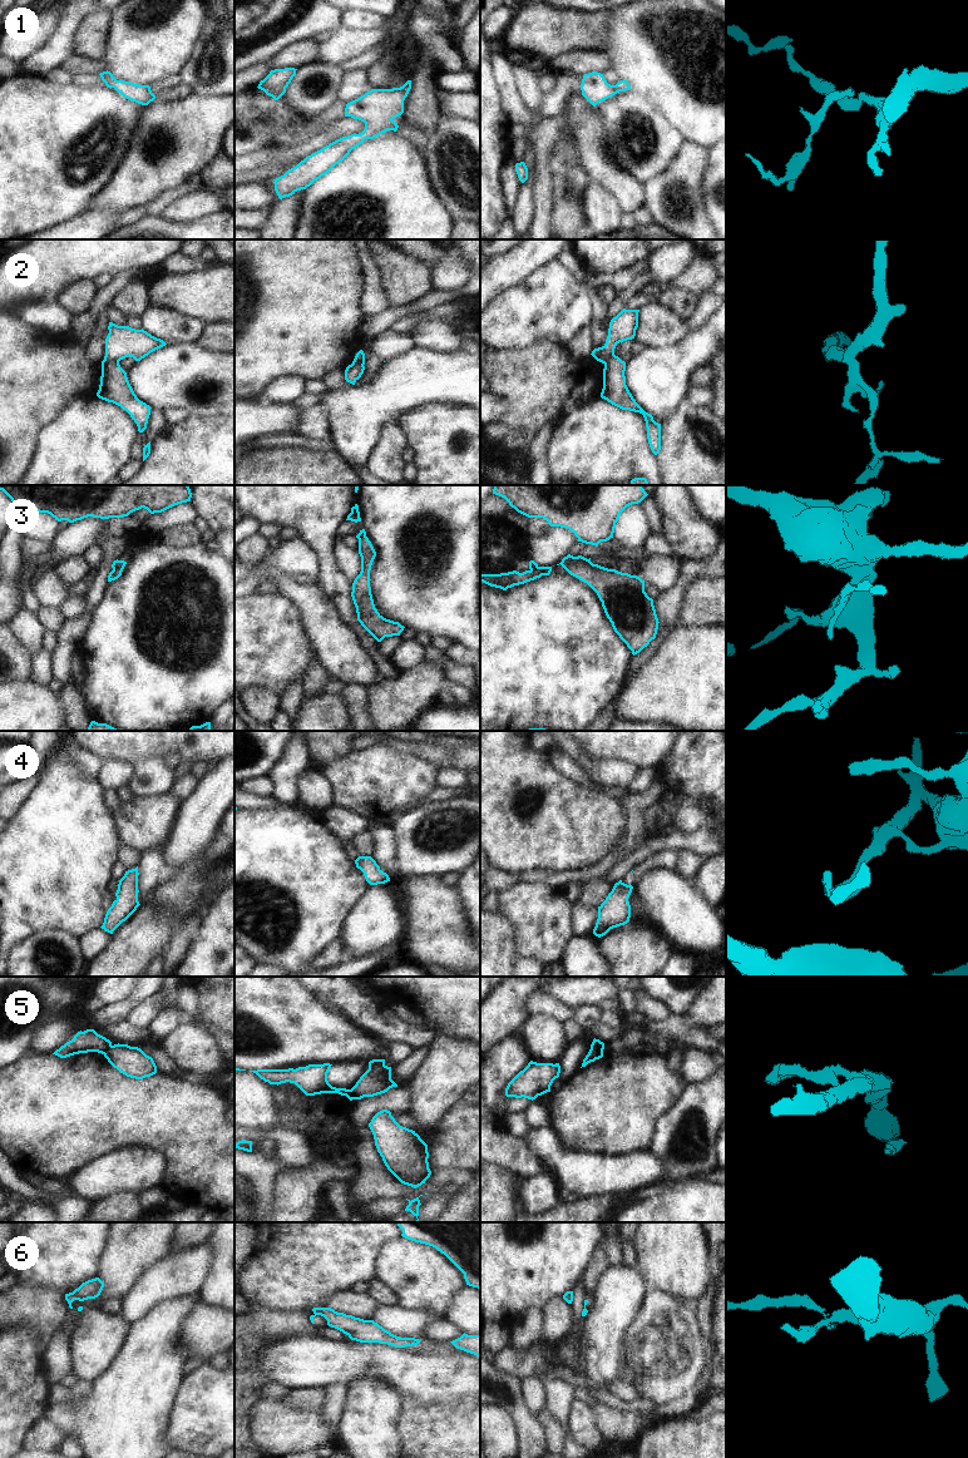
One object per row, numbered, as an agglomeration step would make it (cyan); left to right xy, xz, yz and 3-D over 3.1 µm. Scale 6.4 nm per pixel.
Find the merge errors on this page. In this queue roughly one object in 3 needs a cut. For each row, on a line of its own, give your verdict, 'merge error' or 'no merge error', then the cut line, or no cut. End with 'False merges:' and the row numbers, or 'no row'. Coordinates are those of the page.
1: no merge error; cut none
2: merge error; cut xy (104, 359), (118, 362)
3: no merge error; cut none
4: no merge error; cut none
5: merge error; cut yz (591, 1047), (602, 1053)
6: merge error; cut xy (67, 1294), (68, 1301)
False merges: 2, 5, 6

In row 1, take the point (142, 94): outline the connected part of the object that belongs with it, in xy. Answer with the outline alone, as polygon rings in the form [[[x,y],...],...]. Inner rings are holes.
[[[110,71],[99,74],[108,88],[114,88],[124,98],[142,105],[148,105],[155,99],[149,85],[139,85],[132,81],[117,80]]]

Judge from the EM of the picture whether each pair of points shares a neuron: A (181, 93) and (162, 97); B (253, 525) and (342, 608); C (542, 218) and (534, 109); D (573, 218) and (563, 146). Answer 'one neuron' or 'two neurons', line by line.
A: one neuron
B: two neurons
C: two neurons
D: one neuron

